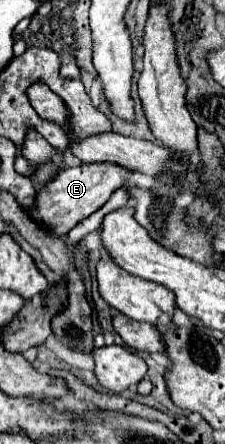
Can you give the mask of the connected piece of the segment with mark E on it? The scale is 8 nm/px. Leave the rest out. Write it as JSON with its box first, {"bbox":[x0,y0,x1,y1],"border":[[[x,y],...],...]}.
{"bbox":[32,162,134,234],"border":[[[104,162],[66,168],[48,186],[44,186],[38,192],[36,210],[32,212],[32,216],[38,224],[44,224],[54,234],[68,234],[80,220],[88,218],[92,212],[102,208],[114,190],[128,184],[128,178],[132,174],[134,172],[128,172],[128,168],[120,168],[118,164],[104,164]]]}

